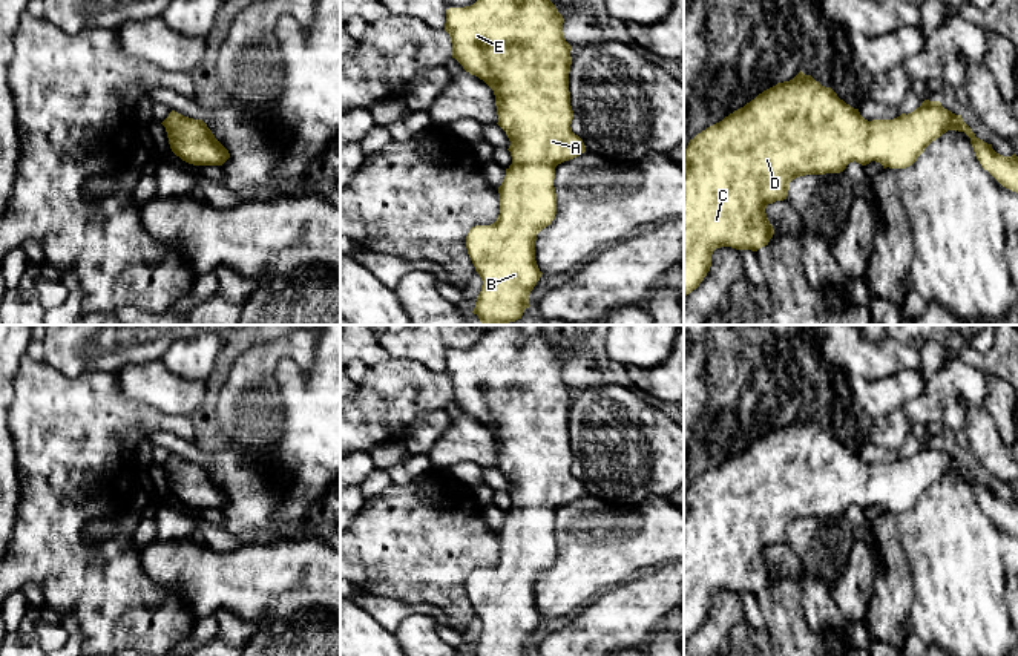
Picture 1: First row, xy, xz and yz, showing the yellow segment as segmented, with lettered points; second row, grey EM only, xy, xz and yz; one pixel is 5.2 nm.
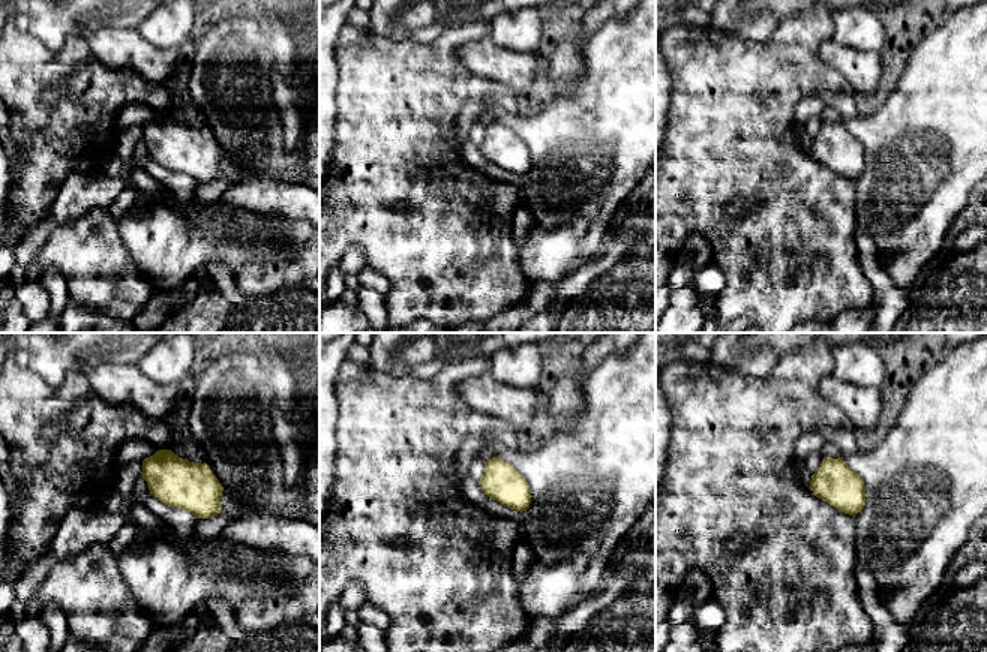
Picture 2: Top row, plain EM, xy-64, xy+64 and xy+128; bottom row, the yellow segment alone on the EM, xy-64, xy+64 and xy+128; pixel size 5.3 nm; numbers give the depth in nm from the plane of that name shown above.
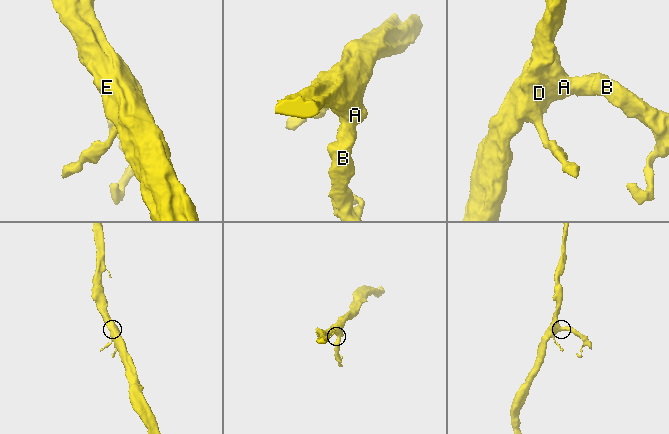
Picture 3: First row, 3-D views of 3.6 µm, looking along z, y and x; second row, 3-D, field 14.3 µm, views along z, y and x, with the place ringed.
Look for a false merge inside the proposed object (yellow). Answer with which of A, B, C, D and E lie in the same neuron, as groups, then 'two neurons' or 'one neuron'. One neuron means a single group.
groups A B C D E; one neuron

